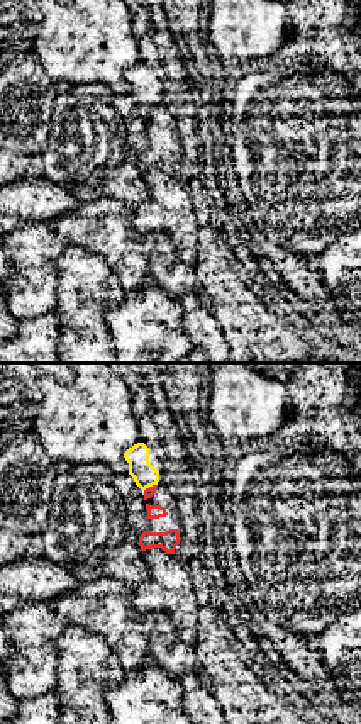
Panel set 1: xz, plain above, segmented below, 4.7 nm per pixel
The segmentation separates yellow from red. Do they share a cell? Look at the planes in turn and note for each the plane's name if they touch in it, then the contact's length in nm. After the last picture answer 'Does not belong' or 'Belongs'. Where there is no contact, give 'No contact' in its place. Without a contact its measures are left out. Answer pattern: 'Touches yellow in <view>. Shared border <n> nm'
Touches yellow in xz. Shared border 70 nm

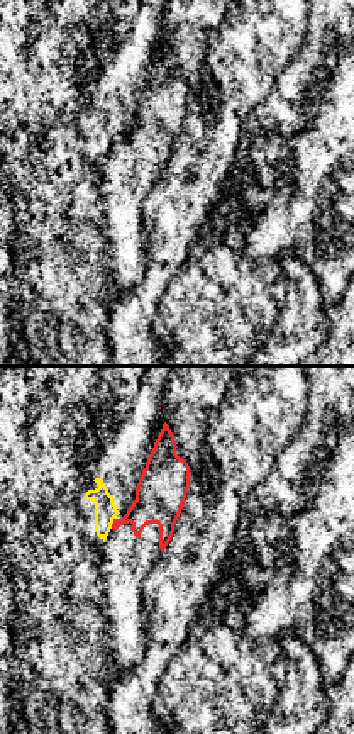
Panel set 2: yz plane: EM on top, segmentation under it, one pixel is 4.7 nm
Touches yellow in yz. Shared border 40 nm

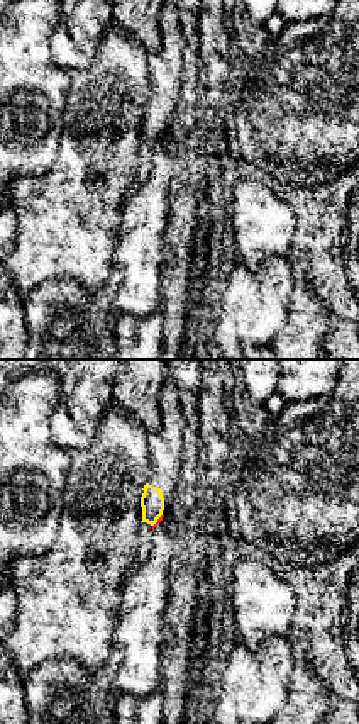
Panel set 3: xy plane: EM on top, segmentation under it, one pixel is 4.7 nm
Touches yellow in xy. Shared border 80 nm

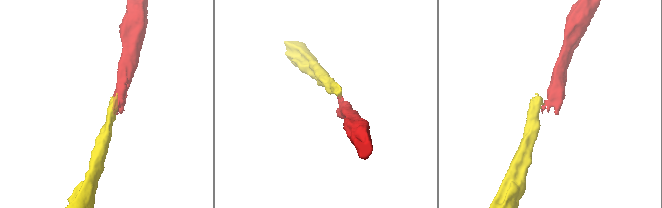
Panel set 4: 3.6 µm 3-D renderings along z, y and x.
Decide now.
Does not belong

